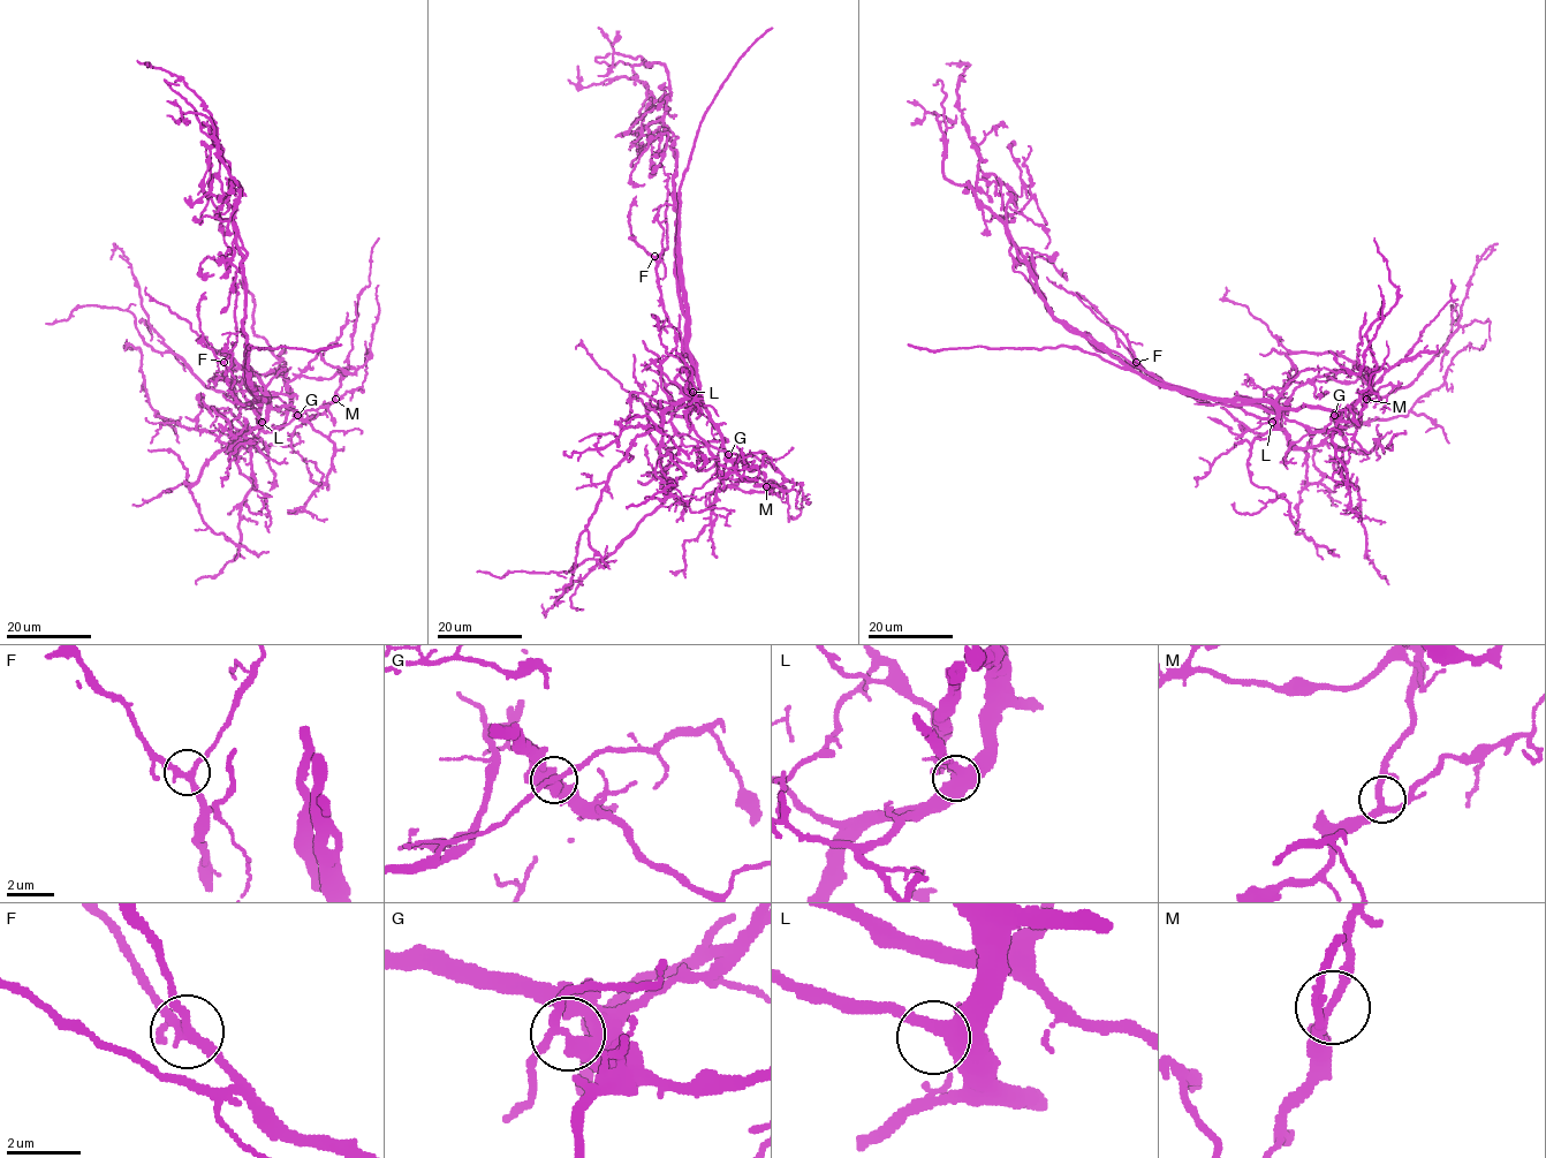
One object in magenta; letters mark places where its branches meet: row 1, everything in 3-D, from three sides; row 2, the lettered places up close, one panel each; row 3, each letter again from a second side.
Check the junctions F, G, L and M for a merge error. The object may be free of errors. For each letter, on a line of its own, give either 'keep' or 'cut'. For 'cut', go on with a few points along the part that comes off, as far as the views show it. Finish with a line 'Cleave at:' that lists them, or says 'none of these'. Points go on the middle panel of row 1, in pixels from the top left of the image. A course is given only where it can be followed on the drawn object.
F: keep
G: cut; course (729, 455), (689, 414), (677, 137), (664, 126), (642, 133), (645, 111), (667, 96)
L: keep
M: keep
Cleave at: G

